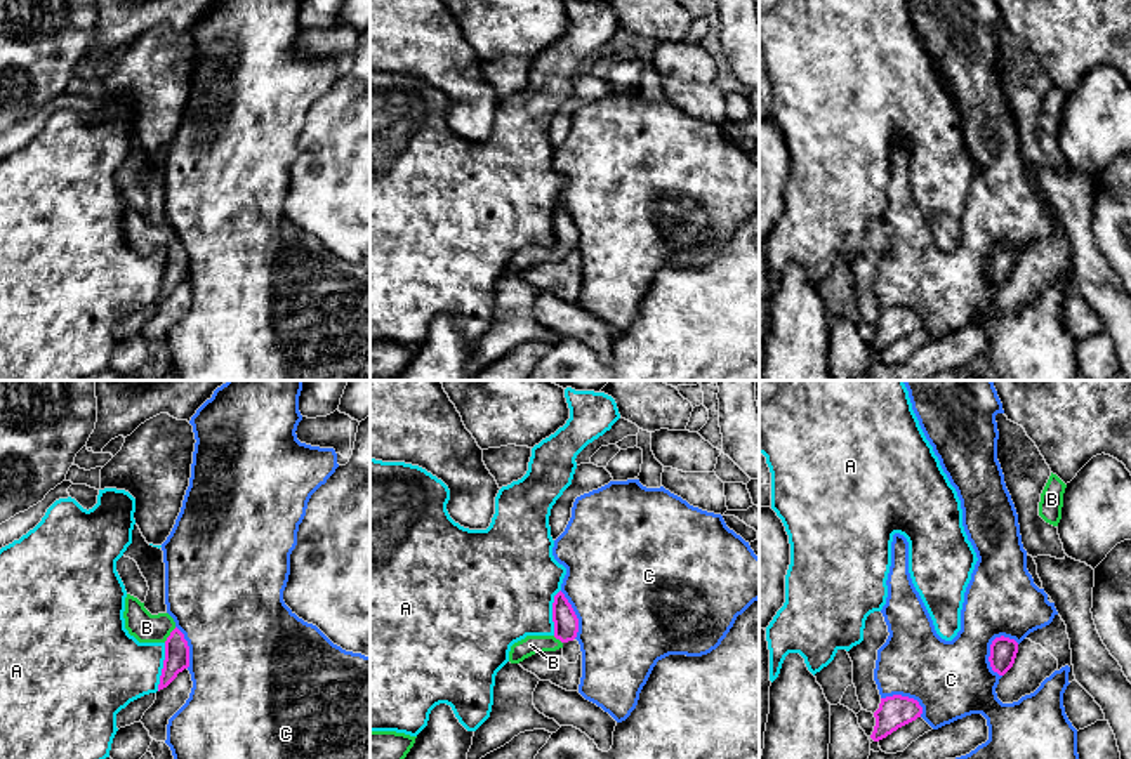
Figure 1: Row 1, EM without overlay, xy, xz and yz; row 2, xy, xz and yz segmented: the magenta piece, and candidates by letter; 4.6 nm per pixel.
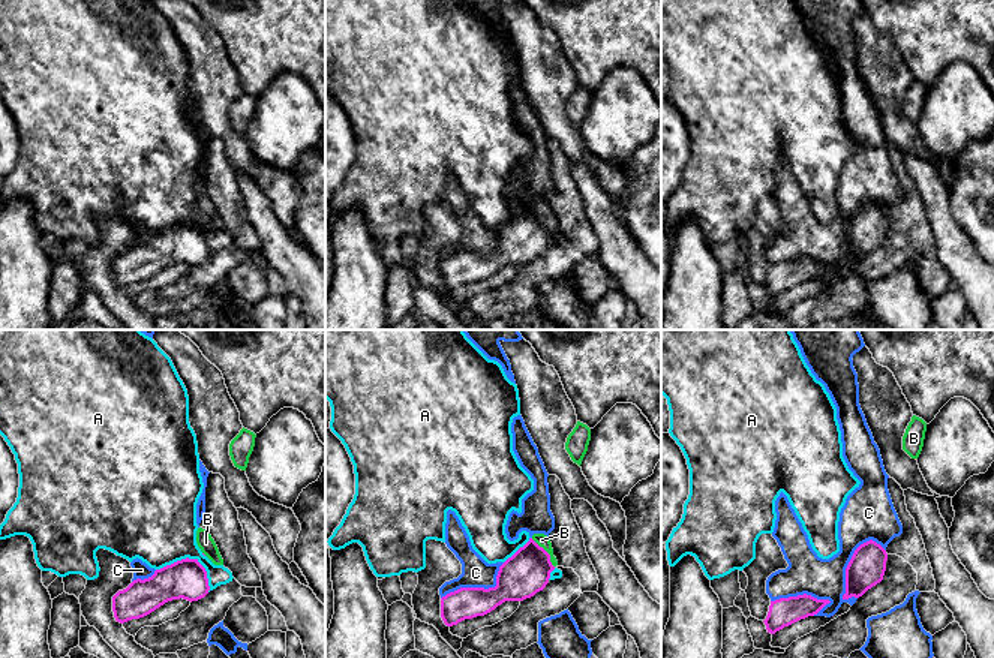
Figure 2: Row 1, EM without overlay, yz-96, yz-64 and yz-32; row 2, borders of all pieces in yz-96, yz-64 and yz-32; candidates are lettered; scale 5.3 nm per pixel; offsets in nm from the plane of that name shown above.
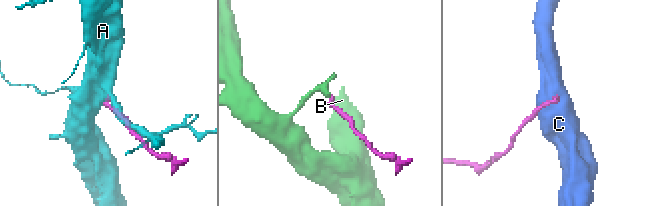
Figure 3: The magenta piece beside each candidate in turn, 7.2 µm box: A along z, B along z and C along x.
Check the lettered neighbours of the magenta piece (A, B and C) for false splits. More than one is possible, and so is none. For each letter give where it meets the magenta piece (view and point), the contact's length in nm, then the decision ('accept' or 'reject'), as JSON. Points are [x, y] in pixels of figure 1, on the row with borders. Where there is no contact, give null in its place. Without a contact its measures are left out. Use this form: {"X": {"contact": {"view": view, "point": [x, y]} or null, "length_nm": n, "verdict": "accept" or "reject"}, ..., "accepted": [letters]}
{"A": {"contact": {"view": "xy", "point": [164, 667]}, "length_nm": 220, "verdict": "reject"}, "B": {"contact": {"view": "xy", "point": [171, 634]}, "length_nm": 90, "verdict": "accept"}, "C": {"contact": {"view": "yz", "point": [991, 655]}, "length_nm": 200, "verdict": "reject"}, "accepted": ["B"]}

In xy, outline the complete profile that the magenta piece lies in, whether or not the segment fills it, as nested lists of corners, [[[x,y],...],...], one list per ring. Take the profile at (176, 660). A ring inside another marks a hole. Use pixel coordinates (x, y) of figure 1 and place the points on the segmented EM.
[[[127,594],[125,597],[125,629],[139,643],[163,643],[165,660],[160,676],[158,691],[167,688],[179,672],[189,667],[189,646],[184,634],[175,627],[169,613],[151,615],[144,603]]]

